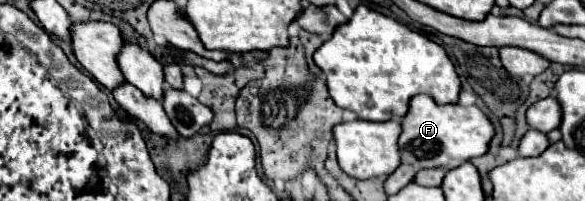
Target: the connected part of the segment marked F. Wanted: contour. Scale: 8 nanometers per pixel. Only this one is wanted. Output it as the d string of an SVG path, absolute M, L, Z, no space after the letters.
M418 95L410 101L410 113L402 117L402 161L418 165L418 169L440 167L444 171L456 169L462 163L480 157L488 151L496 129L492 121L478 109L462 105L440 105L430 95Z

